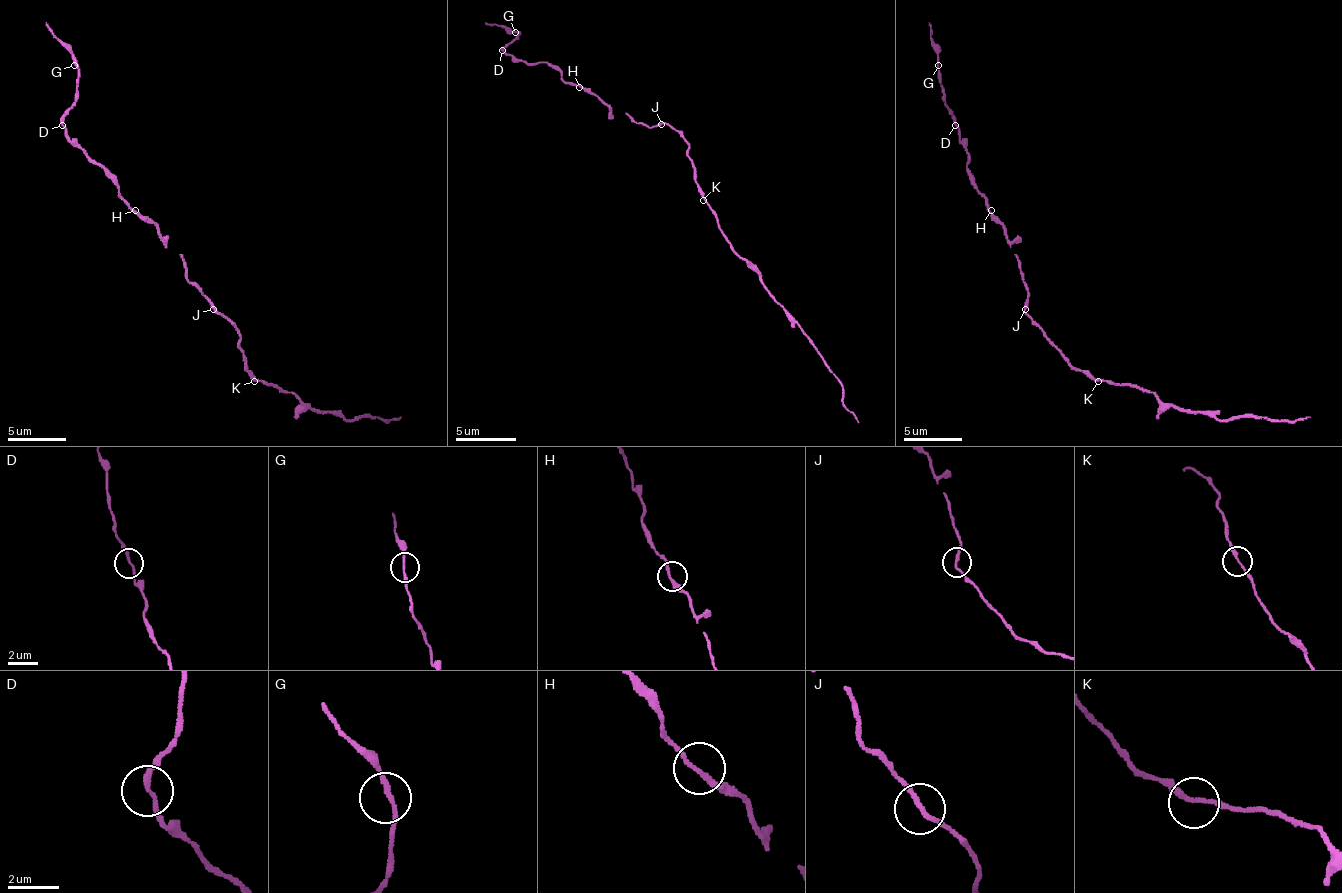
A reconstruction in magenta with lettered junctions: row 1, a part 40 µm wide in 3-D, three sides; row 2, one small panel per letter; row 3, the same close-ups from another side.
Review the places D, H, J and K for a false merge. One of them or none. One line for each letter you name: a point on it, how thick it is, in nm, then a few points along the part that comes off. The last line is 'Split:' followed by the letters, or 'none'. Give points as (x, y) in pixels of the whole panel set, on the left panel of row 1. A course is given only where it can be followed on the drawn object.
Split: none

